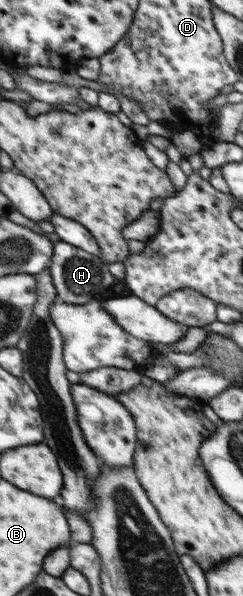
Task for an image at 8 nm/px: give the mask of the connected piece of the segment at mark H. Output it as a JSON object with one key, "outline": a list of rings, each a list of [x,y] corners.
{"outline":[[[56,240],[54,247],[53,263],[50,265],[53,285],[57,289],[57,295],[64,303],[84,305],[90,303],[90,299],[102,297],[102,292],[114,283],[114,277],[109,273],[109,265],[104,264],[99,257],[95,257],[82,249],[78,249]]]}

